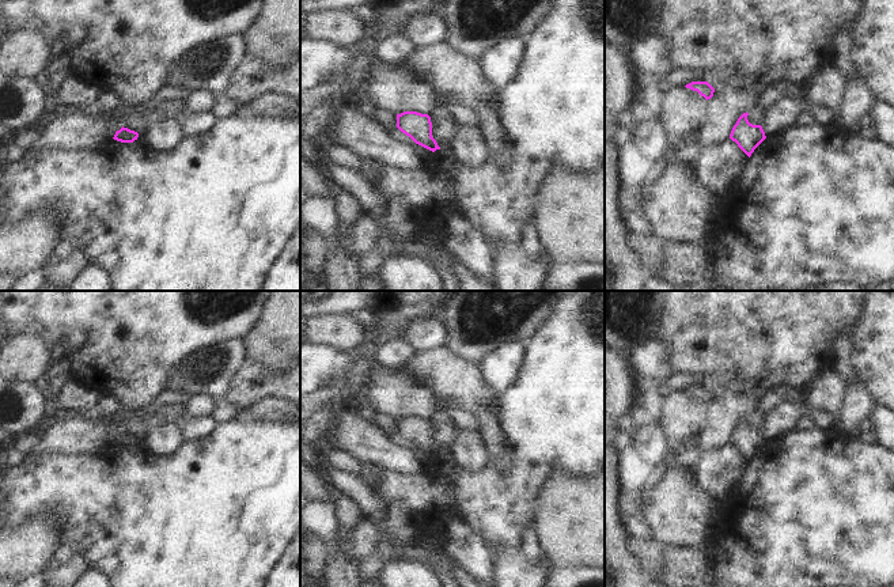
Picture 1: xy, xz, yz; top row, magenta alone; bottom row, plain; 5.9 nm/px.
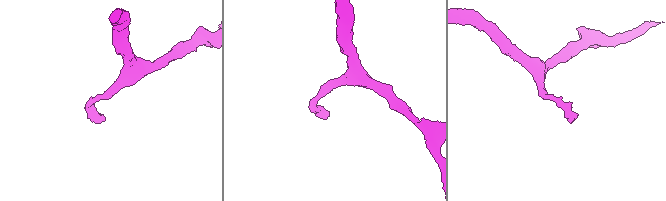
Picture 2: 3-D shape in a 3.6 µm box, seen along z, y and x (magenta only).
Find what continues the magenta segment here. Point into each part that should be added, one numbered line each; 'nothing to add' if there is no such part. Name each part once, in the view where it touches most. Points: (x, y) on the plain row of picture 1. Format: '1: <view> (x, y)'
nothing to add

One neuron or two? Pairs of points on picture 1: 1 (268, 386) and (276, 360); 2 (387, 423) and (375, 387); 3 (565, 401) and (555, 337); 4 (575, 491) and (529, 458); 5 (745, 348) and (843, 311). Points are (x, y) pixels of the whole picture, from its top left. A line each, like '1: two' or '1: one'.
1: two
2: two
3: one
4: two
5: one

